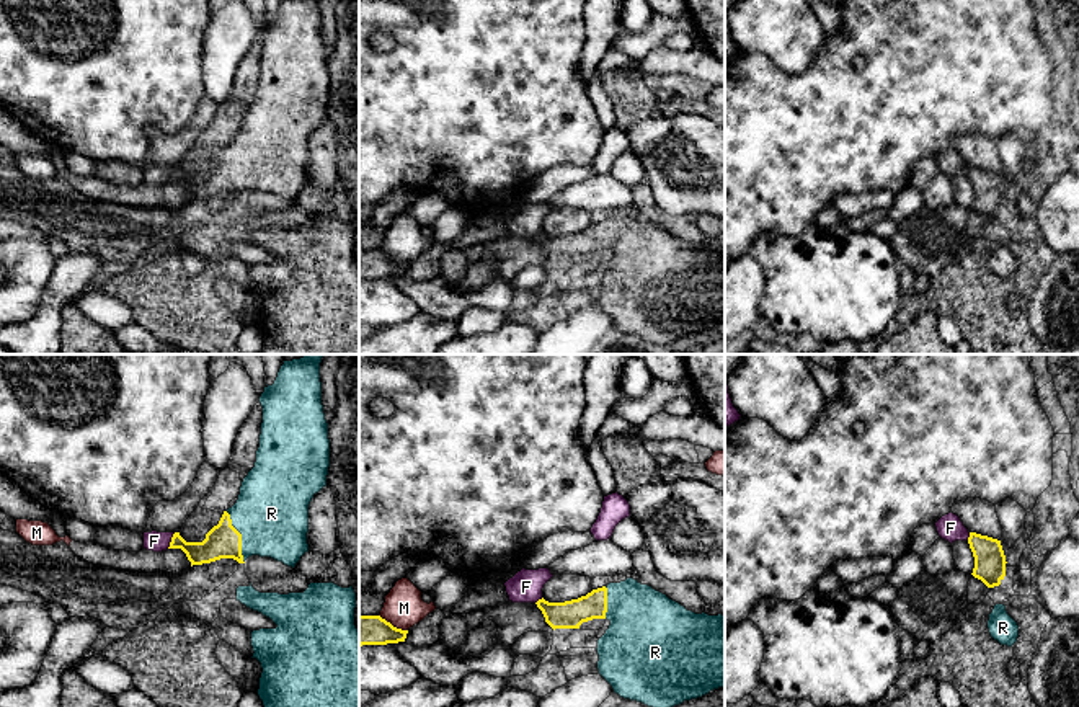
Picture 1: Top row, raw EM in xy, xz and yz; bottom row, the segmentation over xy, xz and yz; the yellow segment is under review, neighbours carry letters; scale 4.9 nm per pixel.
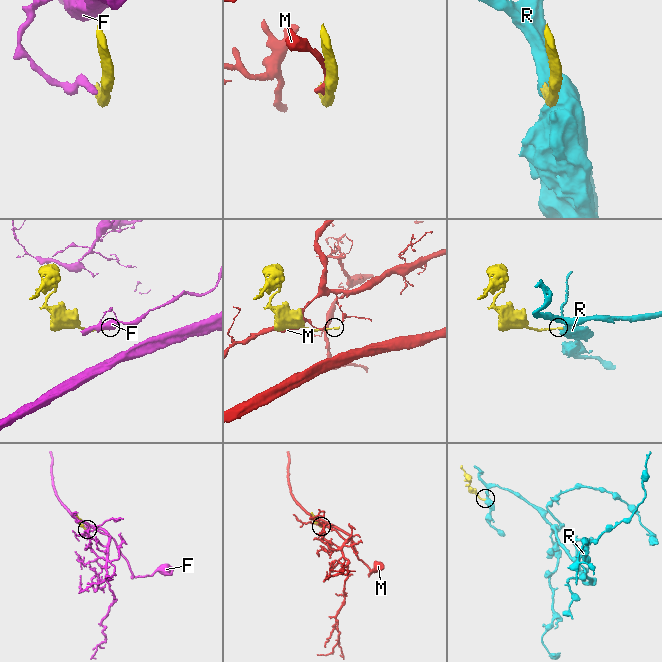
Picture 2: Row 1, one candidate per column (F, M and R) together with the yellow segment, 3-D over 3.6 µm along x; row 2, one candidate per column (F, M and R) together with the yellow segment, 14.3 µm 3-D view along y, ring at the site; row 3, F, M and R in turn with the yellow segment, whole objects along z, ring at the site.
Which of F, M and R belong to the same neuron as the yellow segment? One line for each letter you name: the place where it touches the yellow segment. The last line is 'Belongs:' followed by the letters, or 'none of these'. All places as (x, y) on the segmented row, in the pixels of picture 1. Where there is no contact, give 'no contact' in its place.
R: xy (240, 538)
Belongs: R

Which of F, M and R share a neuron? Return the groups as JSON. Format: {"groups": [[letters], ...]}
{"groups": [["F"], ["M"], ["R"]]}

